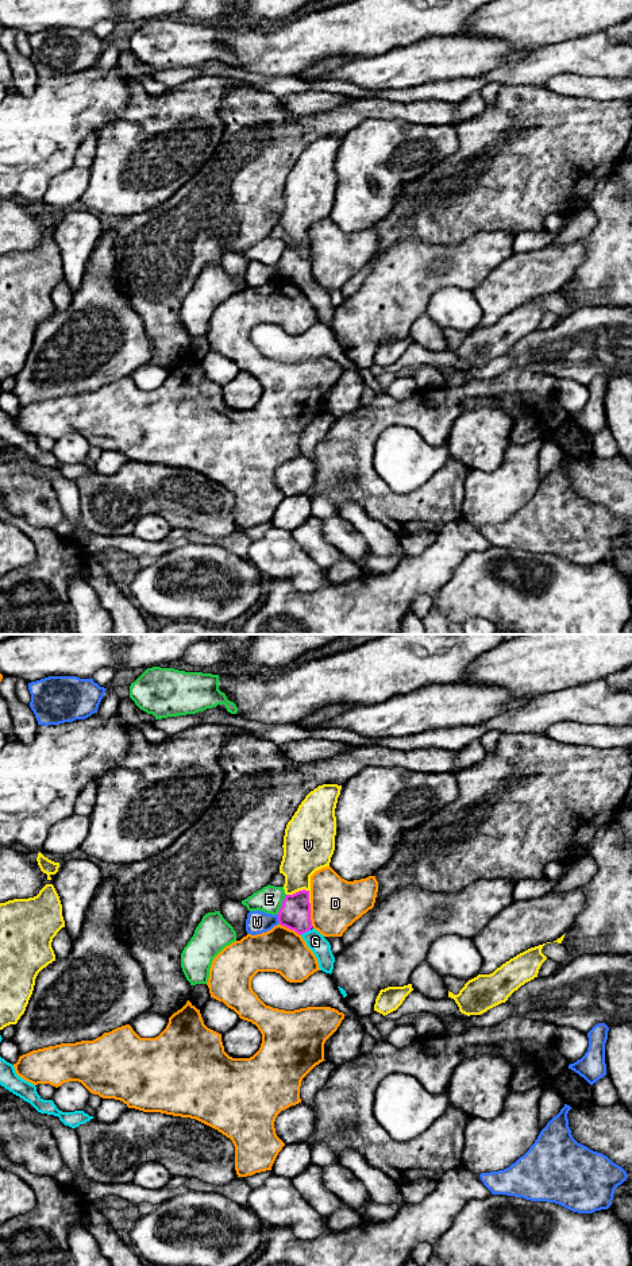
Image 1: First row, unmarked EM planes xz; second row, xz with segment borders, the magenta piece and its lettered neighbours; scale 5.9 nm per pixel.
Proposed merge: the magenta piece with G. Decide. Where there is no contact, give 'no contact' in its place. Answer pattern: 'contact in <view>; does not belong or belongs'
contact in xz; belongs

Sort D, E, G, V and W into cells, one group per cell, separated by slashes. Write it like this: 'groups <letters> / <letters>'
groups D / E / G / V / W

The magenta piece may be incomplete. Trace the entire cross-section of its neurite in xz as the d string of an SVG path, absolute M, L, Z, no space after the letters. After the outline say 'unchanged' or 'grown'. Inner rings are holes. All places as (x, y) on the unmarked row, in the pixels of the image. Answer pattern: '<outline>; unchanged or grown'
M302 242L286 247L277 269L281 278L294 282L302 289L316 308L320 323L331 327L335 309L330 294L312 278L309 243Z; grown

